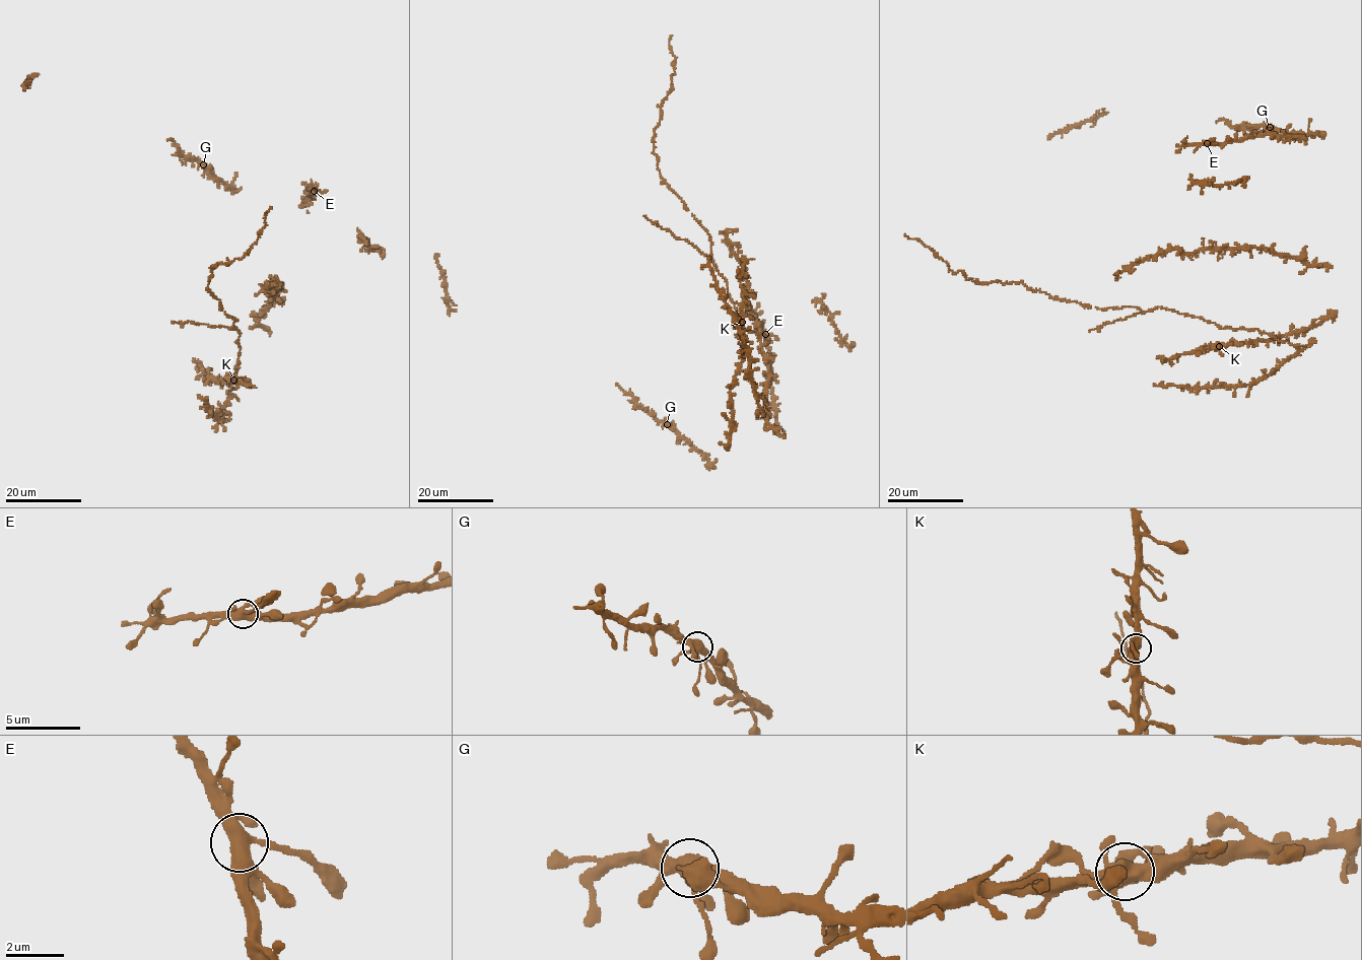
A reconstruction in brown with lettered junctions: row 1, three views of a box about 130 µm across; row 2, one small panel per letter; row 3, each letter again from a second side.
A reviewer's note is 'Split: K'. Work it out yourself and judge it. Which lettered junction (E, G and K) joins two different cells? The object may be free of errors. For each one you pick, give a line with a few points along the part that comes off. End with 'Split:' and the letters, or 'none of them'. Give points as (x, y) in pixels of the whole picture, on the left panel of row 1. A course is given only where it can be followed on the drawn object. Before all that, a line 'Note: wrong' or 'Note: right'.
Note: wrong
Split: none of them

